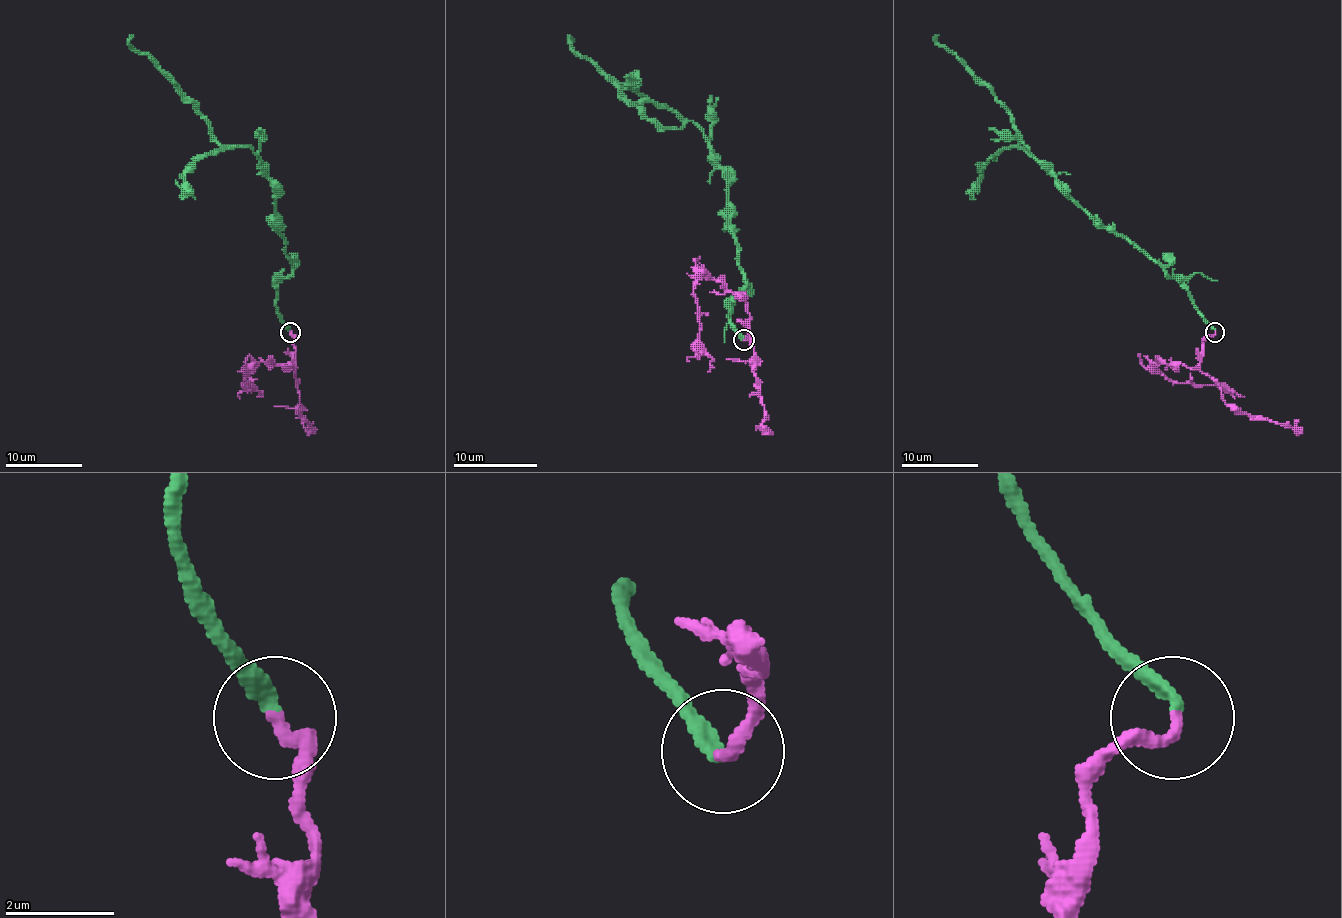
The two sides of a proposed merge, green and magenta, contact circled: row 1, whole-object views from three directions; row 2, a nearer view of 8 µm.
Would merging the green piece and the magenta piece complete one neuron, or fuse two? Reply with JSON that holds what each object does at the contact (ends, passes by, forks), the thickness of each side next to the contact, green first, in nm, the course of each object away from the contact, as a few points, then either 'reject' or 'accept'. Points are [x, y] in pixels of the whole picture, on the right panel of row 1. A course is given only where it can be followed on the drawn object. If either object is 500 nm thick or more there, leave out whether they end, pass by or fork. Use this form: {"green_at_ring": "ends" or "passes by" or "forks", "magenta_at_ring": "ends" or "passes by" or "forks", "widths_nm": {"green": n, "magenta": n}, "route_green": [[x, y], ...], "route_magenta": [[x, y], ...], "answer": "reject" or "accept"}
{"green_at_ring": "ends", "magenta_at_ring": "ends", "widths_nm": {"green": 280, "magenta": 240}, "route_green": [[1215, 331], [1161, 265], [1103, 228], [1012, 147], [1020, 145], [1014, 118], [939, 35]], "route_magenta": [[1215, 333], [1205, 338], [1202, 358], [1194, 367], [1159, 362], [1155, 367], [1178, 383], [1225, 385], [1244, 396]], "answer": "accept"}

